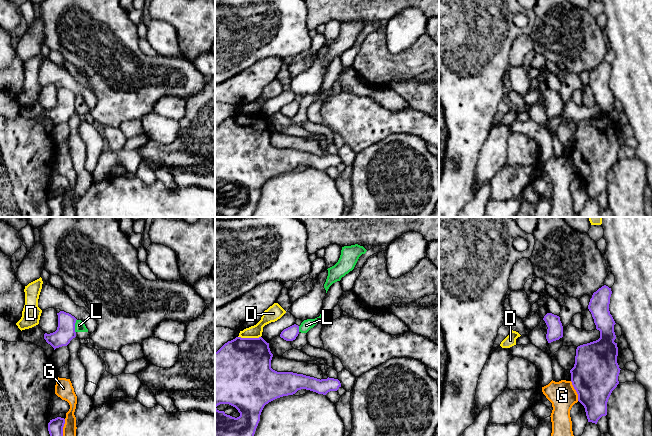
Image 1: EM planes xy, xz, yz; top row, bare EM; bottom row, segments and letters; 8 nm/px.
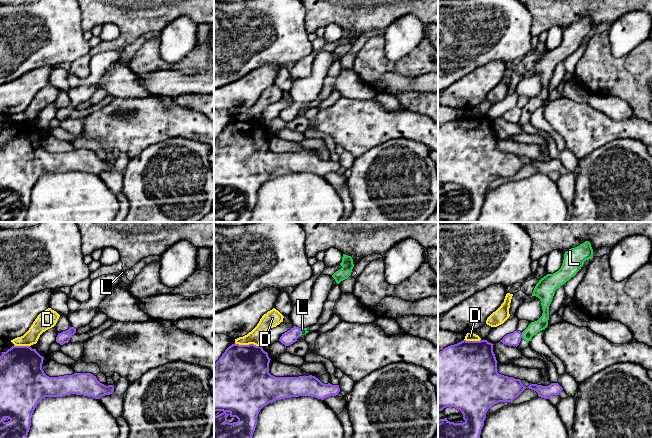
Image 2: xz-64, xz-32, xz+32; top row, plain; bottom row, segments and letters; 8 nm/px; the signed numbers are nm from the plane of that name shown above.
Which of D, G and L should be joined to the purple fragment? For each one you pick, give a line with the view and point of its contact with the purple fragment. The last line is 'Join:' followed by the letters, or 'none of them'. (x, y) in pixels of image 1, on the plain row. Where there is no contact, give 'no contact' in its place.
Join: none of them

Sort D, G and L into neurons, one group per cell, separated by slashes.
D / G / L

